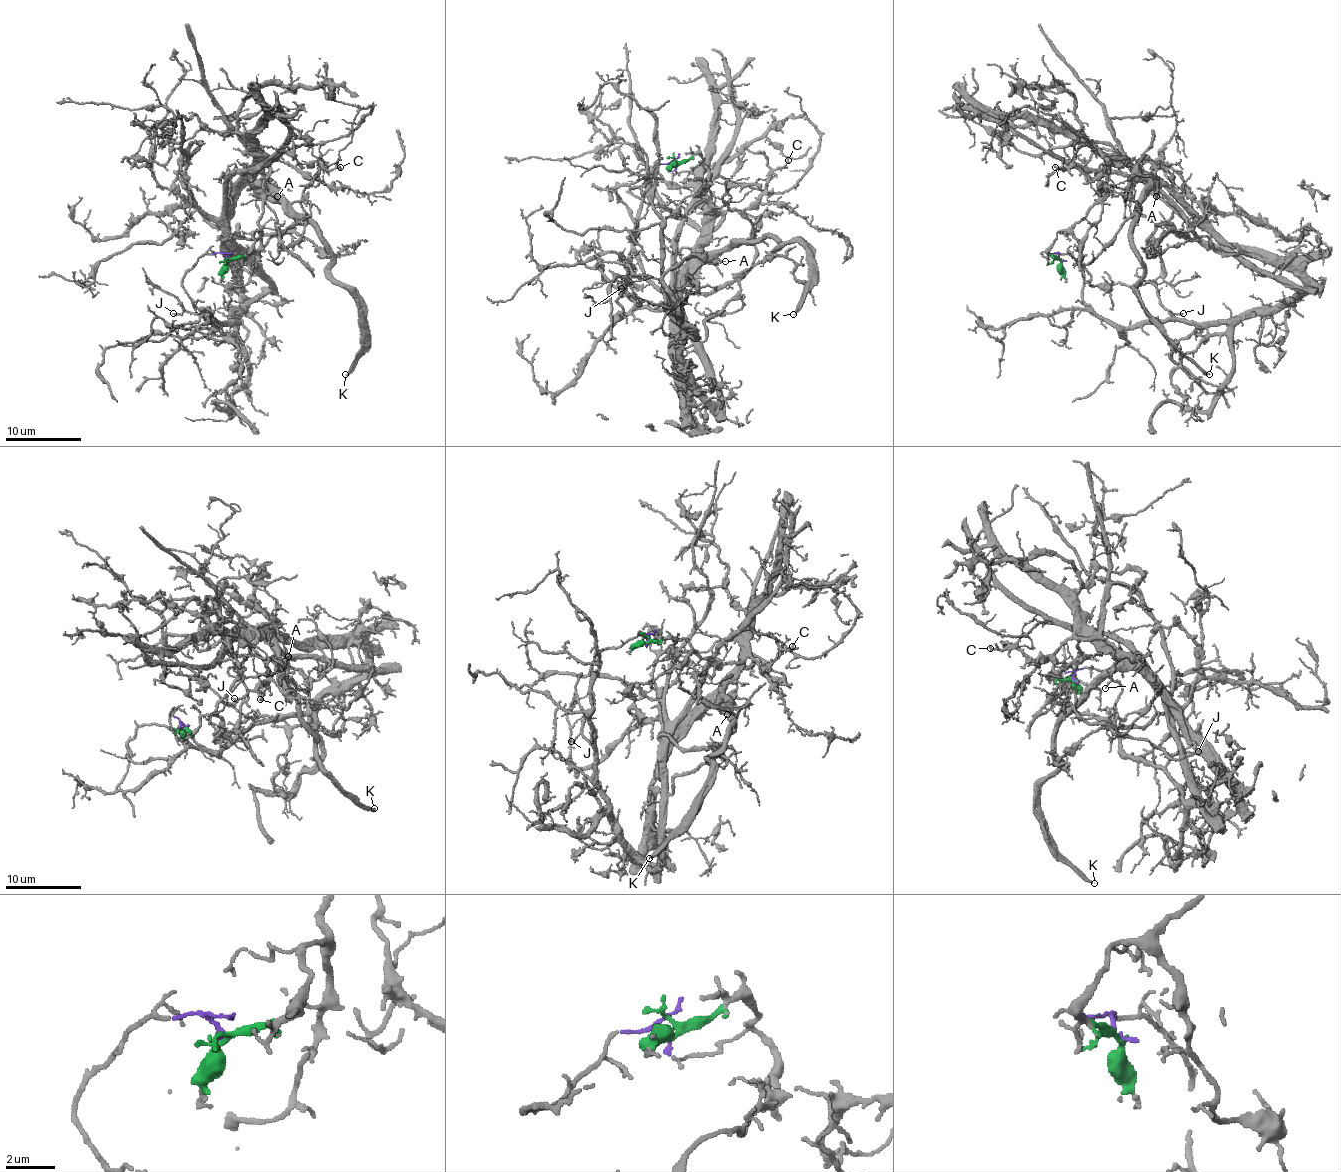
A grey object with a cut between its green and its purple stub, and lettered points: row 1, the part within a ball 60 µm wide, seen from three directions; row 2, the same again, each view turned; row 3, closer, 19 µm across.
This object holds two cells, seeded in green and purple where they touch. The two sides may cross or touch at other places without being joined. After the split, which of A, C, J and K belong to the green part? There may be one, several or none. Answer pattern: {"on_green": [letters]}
{"on_green": ["A", "C", "K"]}

